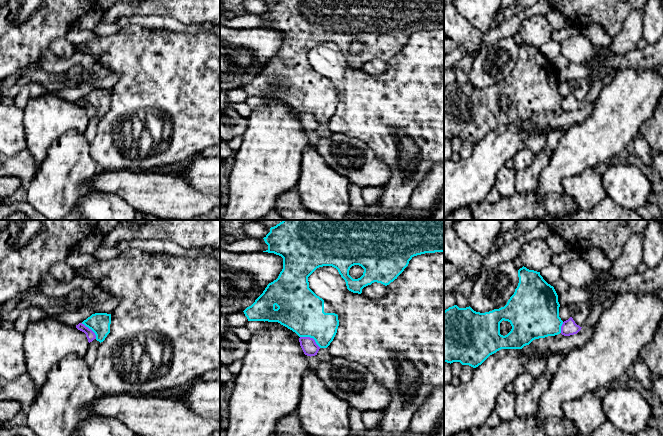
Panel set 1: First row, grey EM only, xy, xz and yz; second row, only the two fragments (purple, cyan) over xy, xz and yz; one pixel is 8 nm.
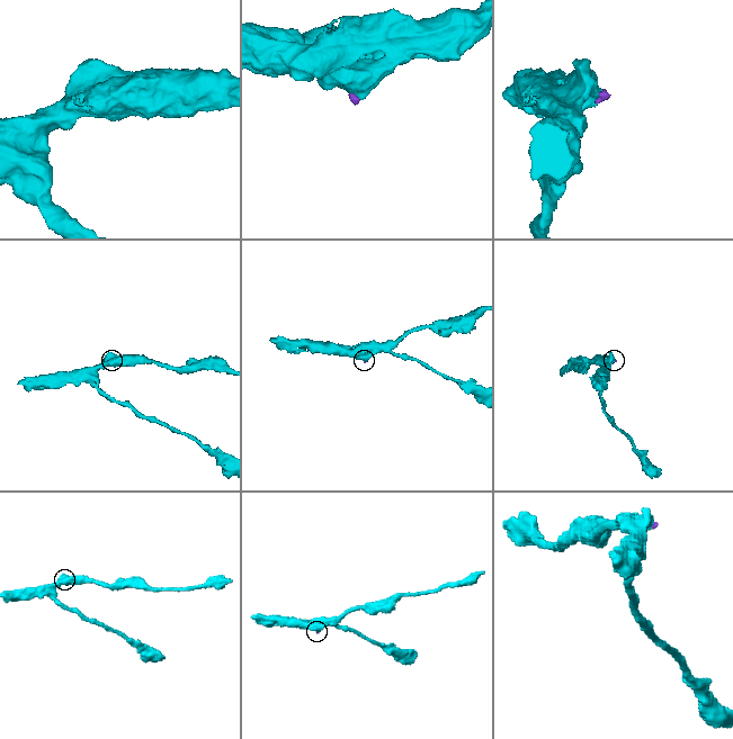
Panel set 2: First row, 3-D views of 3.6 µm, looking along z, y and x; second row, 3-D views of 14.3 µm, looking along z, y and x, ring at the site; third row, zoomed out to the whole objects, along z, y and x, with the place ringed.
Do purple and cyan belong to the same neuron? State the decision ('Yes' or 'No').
No

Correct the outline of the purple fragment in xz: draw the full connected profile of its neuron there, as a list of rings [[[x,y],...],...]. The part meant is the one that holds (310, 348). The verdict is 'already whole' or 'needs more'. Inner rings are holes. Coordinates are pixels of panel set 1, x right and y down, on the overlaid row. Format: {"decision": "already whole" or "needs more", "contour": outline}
{"decision": "already whole", "contour": [[[300,337],[299,342],[305,355],[310,356],[310,357],[317,355],[320,347],[316,344],[313,338]]]}

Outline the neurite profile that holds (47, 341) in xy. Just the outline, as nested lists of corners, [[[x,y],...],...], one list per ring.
[[[47,317],[28,323],[23,334],[27,374],[37,393],[52,367],[69,355],[83,358],[89,347],[86,334],[76,328]]]

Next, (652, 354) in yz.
[[[663,316],[654,339],[643,347],[640,357],[651,375],[663,376]]]

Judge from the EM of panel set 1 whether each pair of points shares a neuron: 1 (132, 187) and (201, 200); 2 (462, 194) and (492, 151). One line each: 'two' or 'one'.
1: one
2: one

